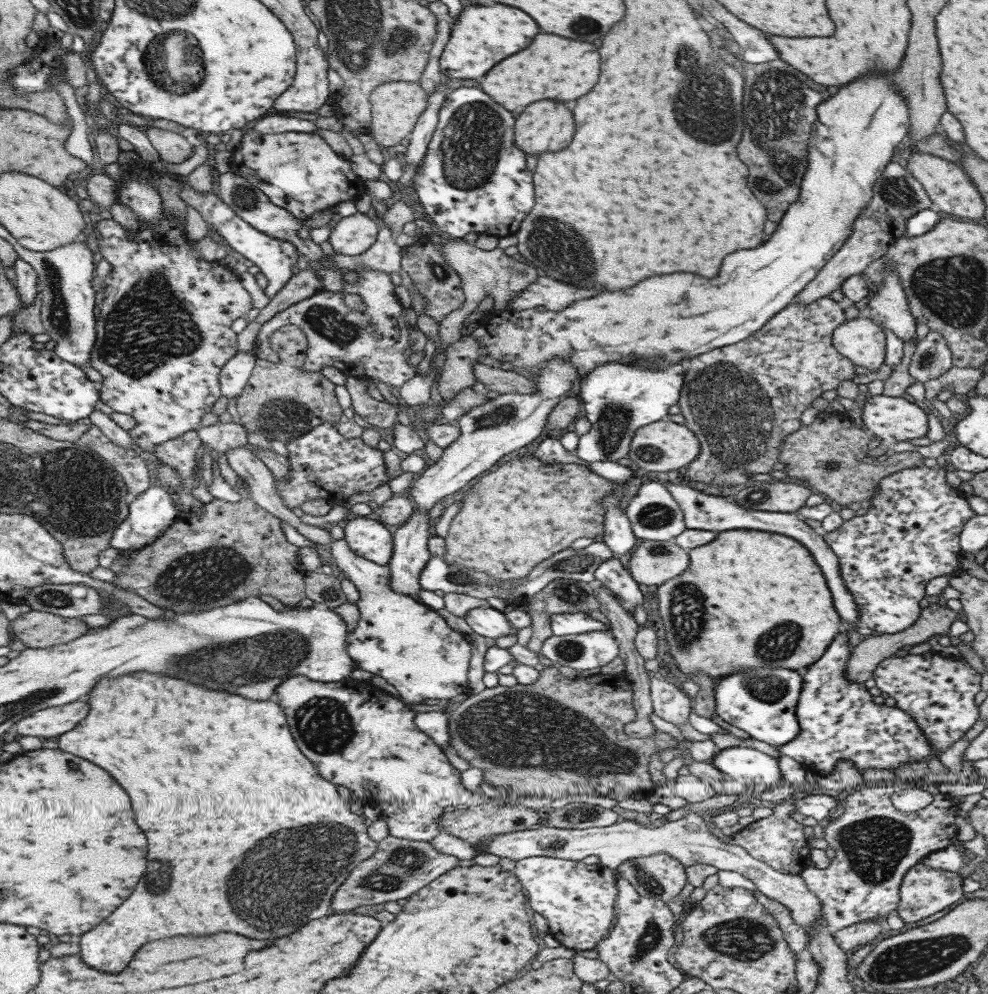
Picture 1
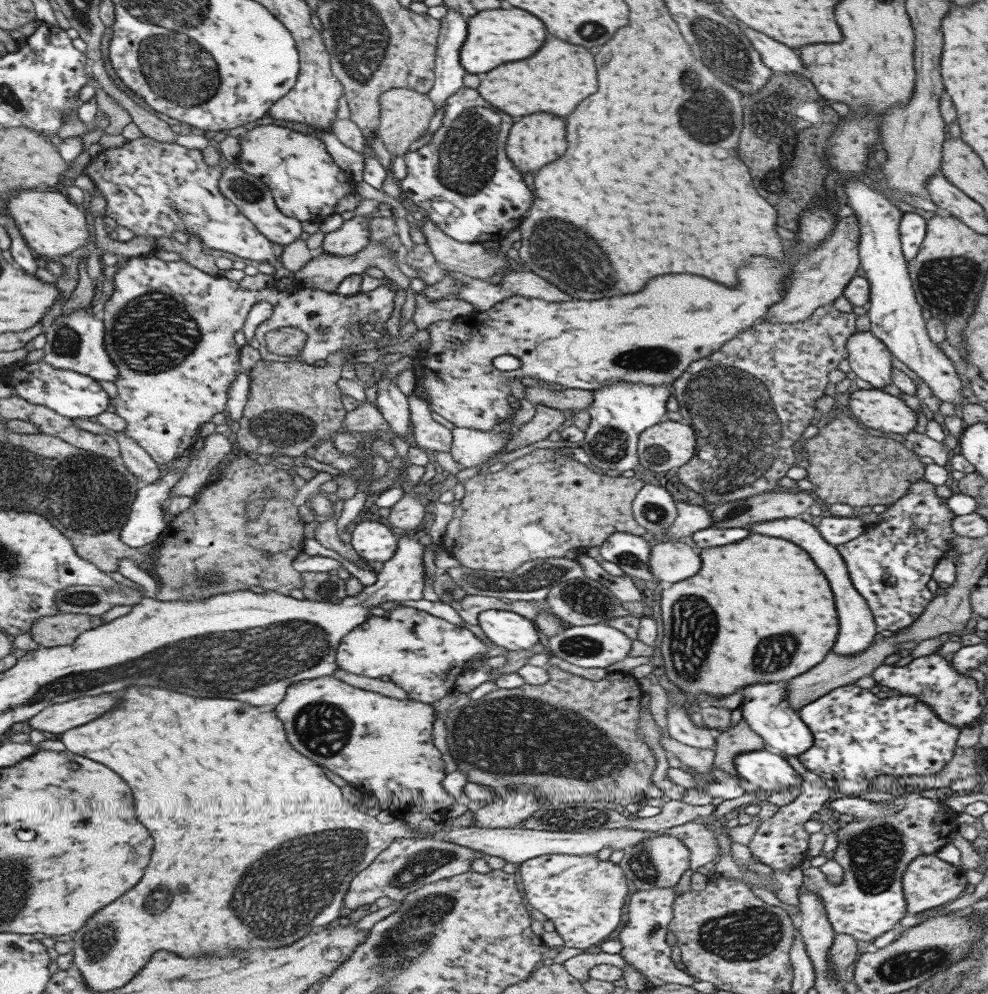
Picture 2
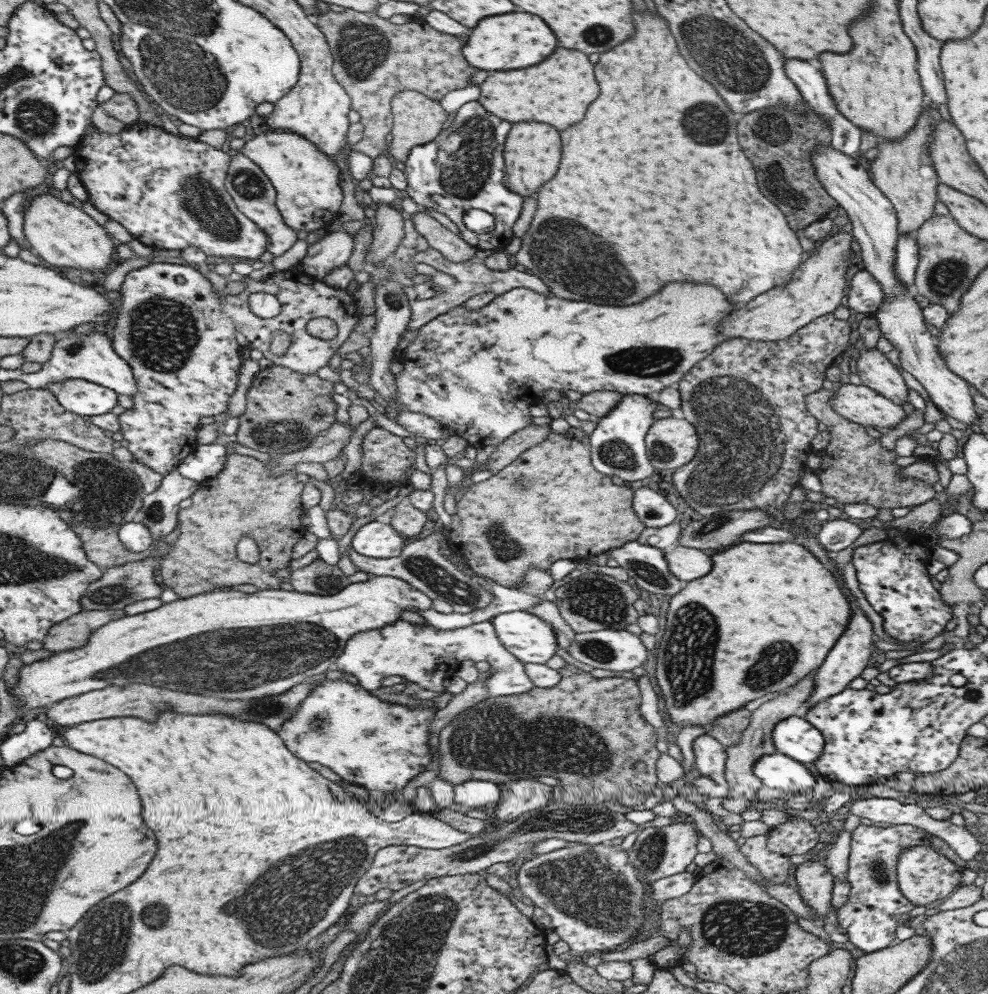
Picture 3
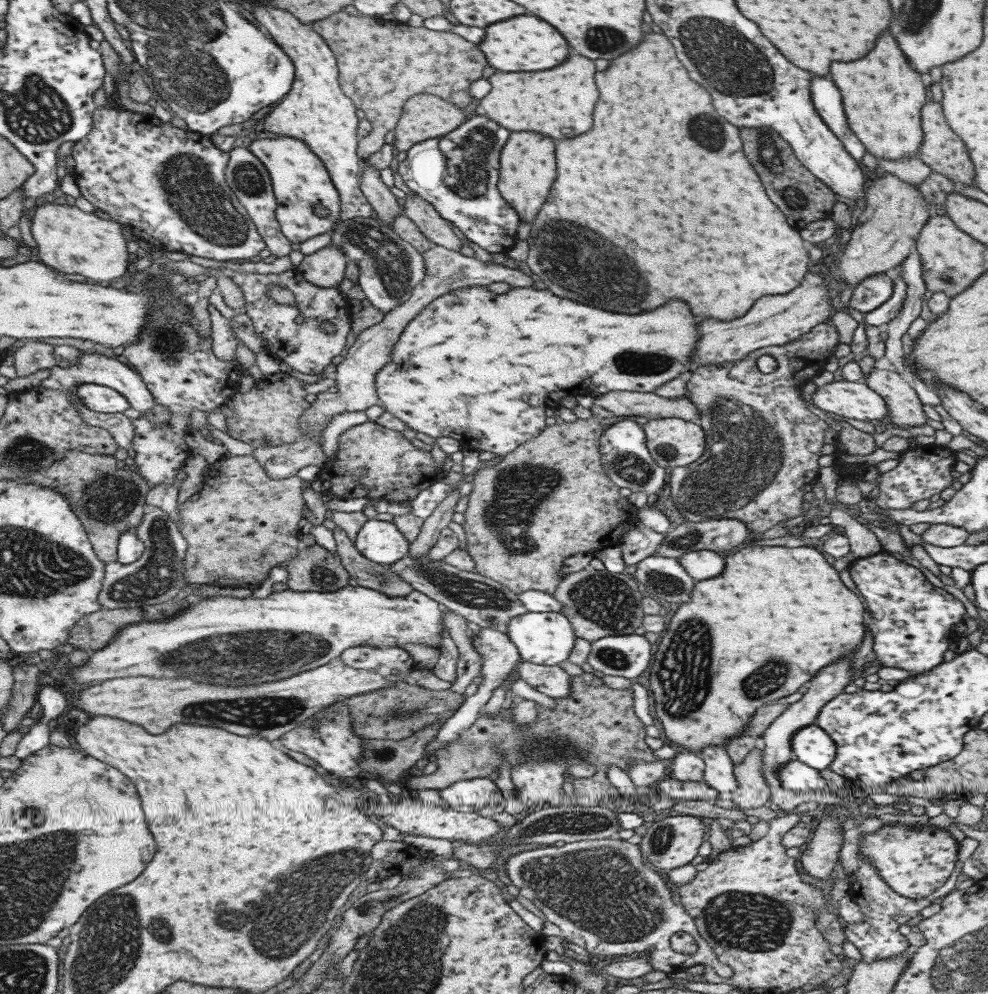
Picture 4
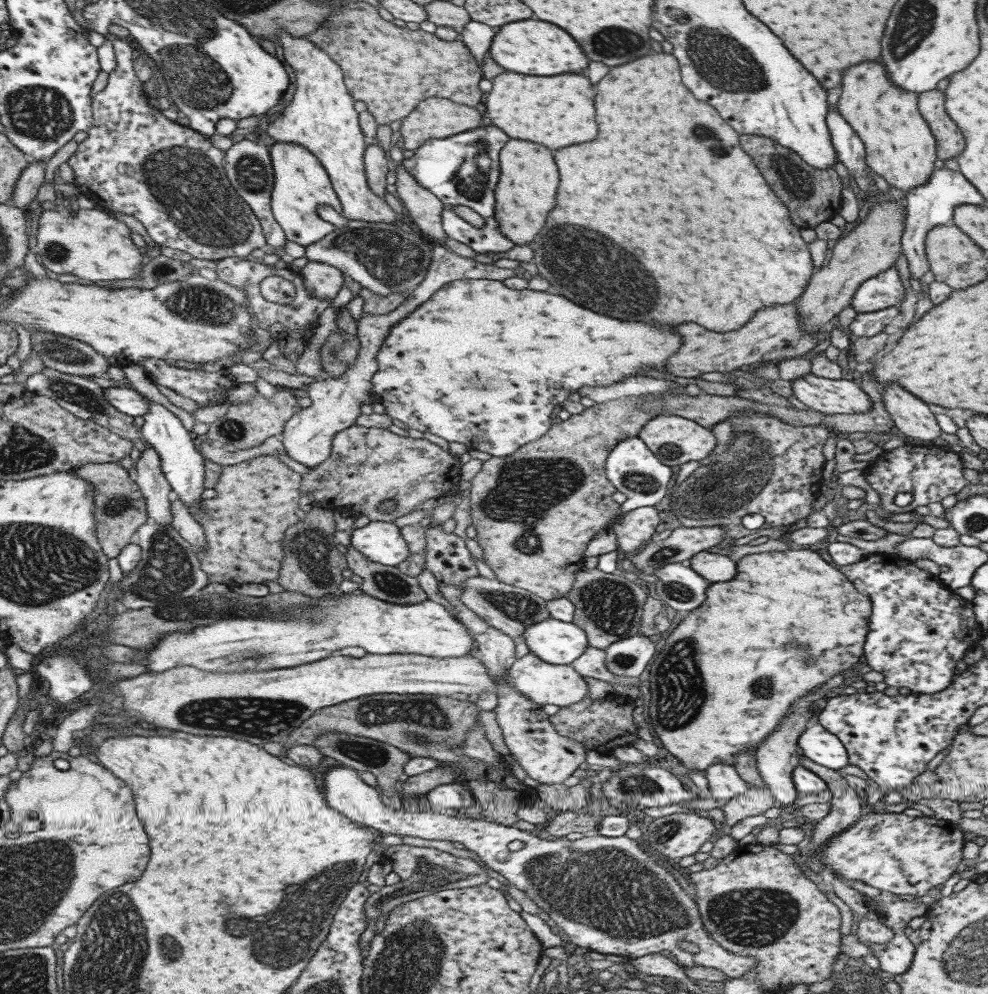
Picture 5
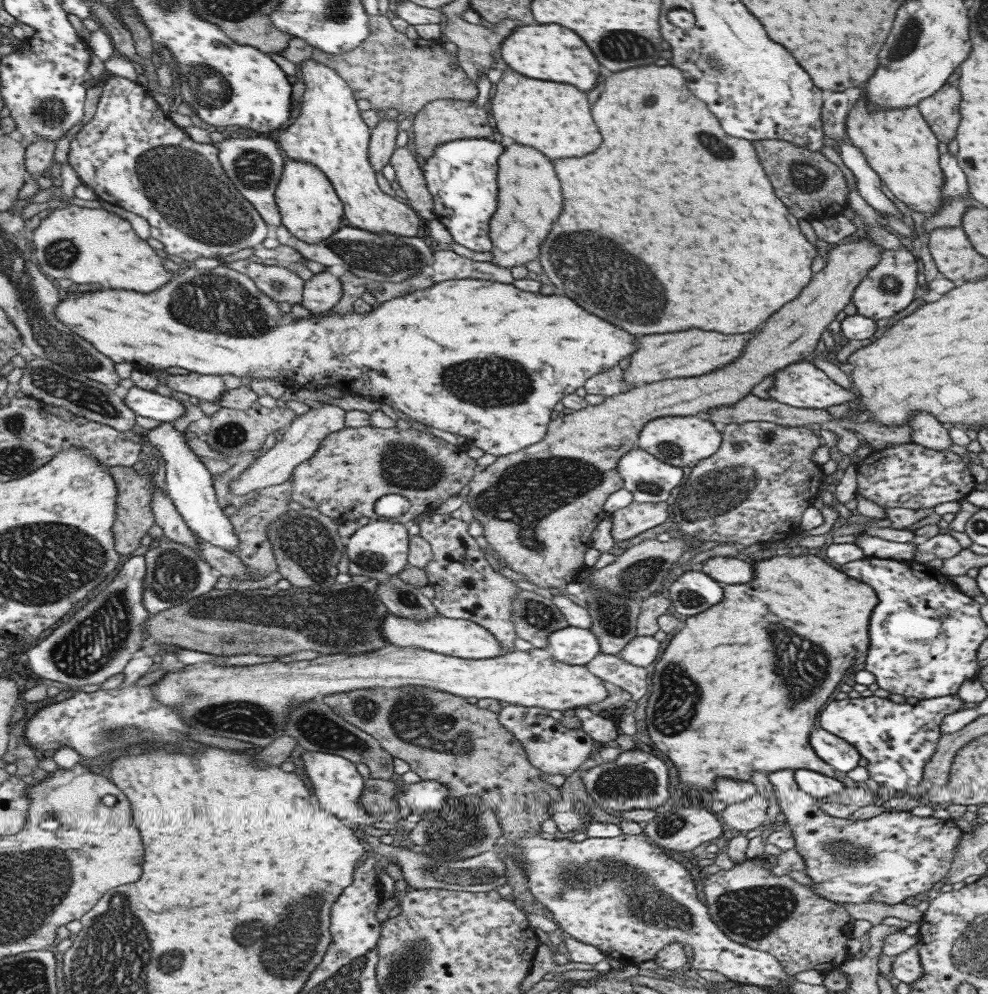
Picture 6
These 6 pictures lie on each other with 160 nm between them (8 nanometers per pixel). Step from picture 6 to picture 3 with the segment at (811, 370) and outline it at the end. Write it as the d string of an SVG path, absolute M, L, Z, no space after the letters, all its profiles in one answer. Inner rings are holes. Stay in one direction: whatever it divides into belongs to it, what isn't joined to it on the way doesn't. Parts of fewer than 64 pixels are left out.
M863 384L841 385L828 403L839 416L865 427L894 427L906 418L900 406Z

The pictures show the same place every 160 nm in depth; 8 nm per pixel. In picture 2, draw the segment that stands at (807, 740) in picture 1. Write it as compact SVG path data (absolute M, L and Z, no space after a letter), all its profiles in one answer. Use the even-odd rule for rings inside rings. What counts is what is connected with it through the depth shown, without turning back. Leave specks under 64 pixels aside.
M854 684L840 686L813 702L805 703L797 713L812 736L811 748L797 756L797 761L823 780L830 777L834 781L865 779L869 782L879 775L897 778L937 774L951 759L956 748L955 740L961 729L937 718L930 706L919 702L914 696L903 694L879 699L869 689L861 689Z

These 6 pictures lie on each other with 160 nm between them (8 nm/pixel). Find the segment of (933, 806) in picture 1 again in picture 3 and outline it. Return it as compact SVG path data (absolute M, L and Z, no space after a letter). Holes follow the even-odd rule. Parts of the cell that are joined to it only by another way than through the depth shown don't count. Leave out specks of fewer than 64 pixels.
M907 824L877 828L857 826L851 832L845 878L849 884L849 898L836 908L838 925L845 931L847 940L864 953L875 952L898 942L894 938L895 921L900 914L909 912L913 906L899 892L896 884L897 859L908 846L930 844L929 834Z

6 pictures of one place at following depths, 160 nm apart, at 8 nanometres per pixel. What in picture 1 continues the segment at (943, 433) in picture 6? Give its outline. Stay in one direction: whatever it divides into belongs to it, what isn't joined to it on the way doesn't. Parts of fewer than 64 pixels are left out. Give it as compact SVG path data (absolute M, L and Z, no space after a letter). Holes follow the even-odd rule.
M864 313L839 324L833 330L831 343L839 354L868 372L875 372L884 362L884 333Z

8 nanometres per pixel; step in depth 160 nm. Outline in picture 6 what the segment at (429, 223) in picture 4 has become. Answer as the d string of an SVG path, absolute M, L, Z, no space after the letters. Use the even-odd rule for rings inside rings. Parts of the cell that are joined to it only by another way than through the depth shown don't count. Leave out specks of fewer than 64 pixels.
M404 145L403 147L396 147L388 160L388 164L394 168L394 180L405 193L405 198L407 198L409 206L416 212L416 215L424 221L430 221L434 218L432 196L426 189L426 184L420 170L420 159L411 155L407 145Z

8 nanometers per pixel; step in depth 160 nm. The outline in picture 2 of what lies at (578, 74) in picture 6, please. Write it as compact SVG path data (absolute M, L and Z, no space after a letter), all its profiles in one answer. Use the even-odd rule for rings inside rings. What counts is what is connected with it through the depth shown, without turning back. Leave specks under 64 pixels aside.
M517 8L478 12L466 20L466 32L467 38L459 47L459 65L469 74L478 76L503 62L523 60L531 56L545 38L543 24L535 16Z

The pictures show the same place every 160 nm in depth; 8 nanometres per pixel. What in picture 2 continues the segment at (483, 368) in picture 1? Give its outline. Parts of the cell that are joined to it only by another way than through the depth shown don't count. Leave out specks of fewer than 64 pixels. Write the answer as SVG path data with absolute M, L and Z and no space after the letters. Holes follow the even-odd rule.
M523 386L525 398L536 406L541 404L548 408L574 412L587 410L593 400L592 391L579 389L562 389L551 391L540 386Z

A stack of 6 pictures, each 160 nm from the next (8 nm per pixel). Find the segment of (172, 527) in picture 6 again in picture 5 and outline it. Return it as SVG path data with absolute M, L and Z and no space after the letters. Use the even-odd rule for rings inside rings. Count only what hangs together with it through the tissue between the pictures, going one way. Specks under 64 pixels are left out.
M139 447L139 459L135 466L136 482L146 498L147 514L157 524L170 525L172 492L170 483L162 473L161 464L158 451L151 447Z

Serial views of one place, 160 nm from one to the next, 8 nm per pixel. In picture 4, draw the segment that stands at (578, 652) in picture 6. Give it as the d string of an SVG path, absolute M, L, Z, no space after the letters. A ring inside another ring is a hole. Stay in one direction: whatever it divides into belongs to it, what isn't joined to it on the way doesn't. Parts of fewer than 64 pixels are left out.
M526 612L509 619L506 624L506 635L518 650L523 661L538 665L556 665L565 661L574 645L574 632L569 621L561 612Z

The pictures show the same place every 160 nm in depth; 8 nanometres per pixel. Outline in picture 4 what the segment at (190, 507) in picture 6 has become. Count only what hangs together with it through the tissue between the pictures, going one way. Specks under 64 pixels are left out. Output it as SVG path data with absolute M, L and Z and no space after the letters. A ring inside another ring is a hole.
M83 351L80 354L78 363L65 365L60 362L57 366L50 369L49 372L50 375L41 381L41 389L55 389L68 392L68 390L80 384L100 384L101 386L109 386L123 394L131 404L131 407L139 413L143 413L143 417L147 418L147 420L151 421L154 425L162 427L166 421L163 420L163 416L157 416L157 414L151 412L151 409L155 406L155 401L153 401L151 393L147 390L147 383L142 376L135 369L129 368L128 363L124 364L117 358L110 358L103 354Z

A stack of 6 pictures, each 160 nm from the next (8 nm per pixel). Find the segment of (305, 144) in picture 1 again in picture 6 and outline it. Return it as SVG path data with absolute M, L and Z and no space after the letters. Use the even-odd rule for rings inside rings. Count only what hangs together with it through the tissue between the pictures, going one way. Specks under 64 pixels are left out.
M285 158L273 198L280 214L280 224L303 242L321 243L341 227L339 220L344 216L341 201L327 177L311 163Z

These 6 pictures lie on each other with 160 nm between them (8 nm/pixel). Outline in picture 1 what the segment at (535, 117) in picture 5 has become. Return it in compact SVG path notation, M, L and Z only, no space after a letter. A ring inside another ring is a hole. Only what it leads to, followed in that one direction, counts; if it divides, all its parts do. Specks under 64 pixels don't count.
M535 34L527 48L488 70L479 80L479 88L505 110L517 115L527 104L543 98L557 102L575 100L591 90L591 86L597 82L597 76L599 56L593 44L559 38L555 34Z

